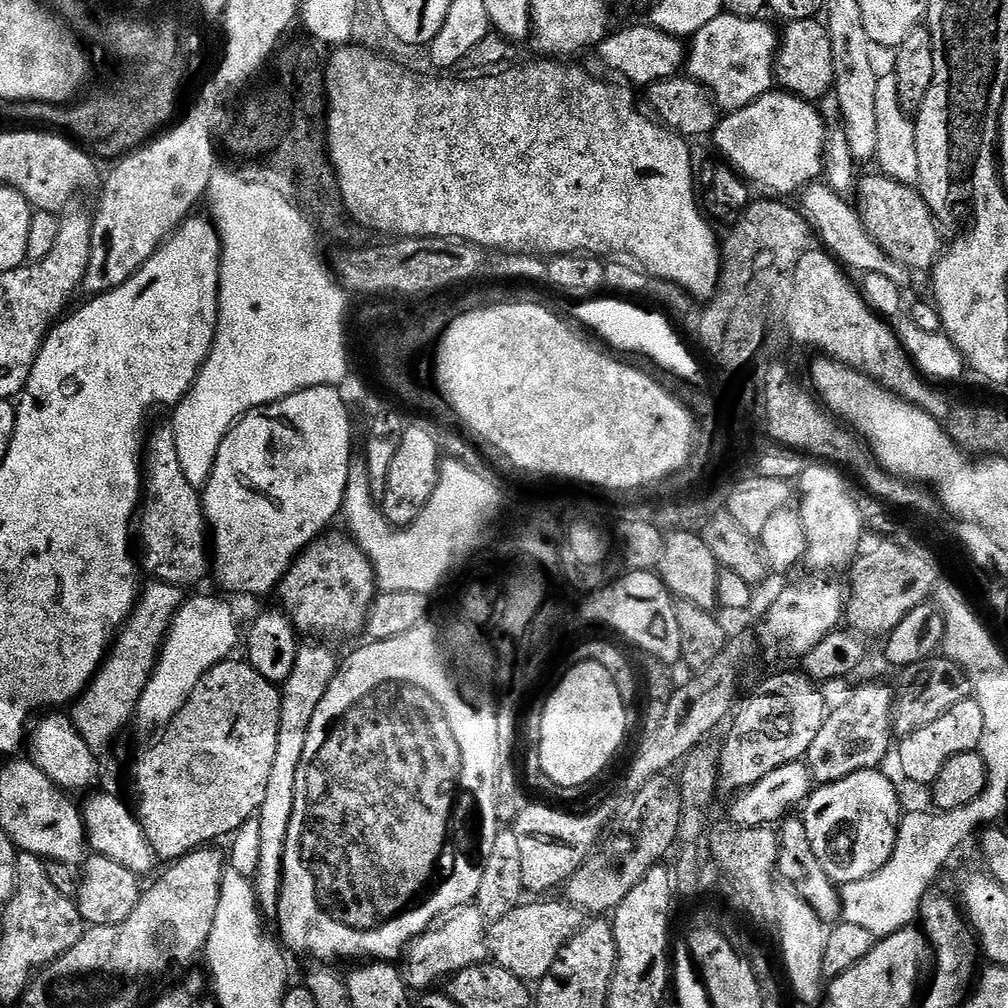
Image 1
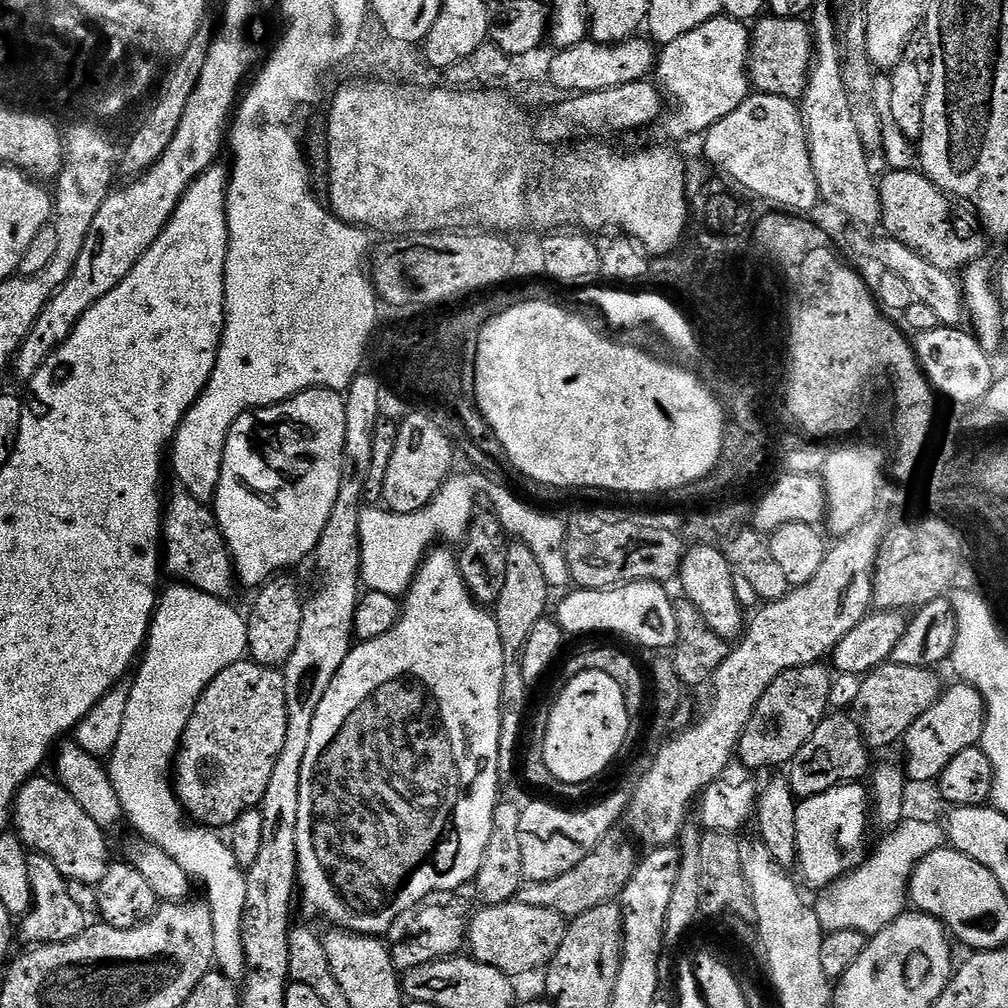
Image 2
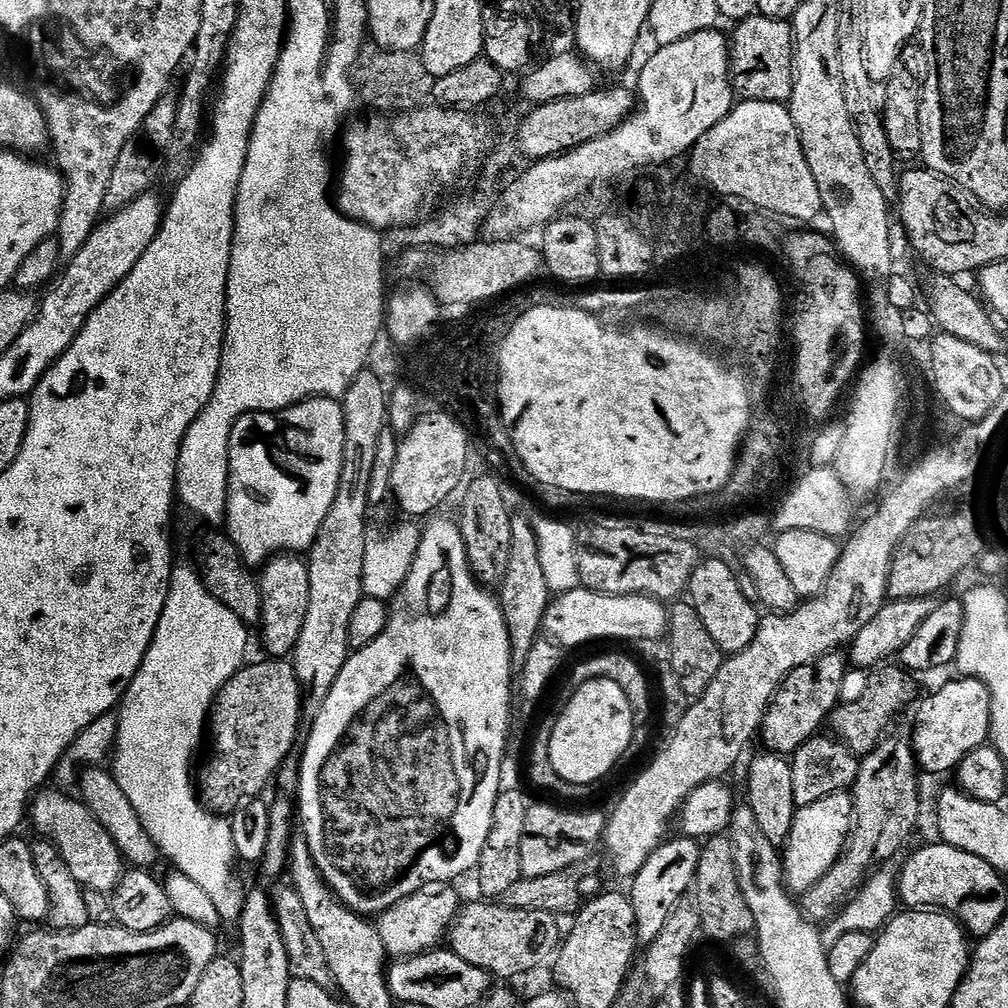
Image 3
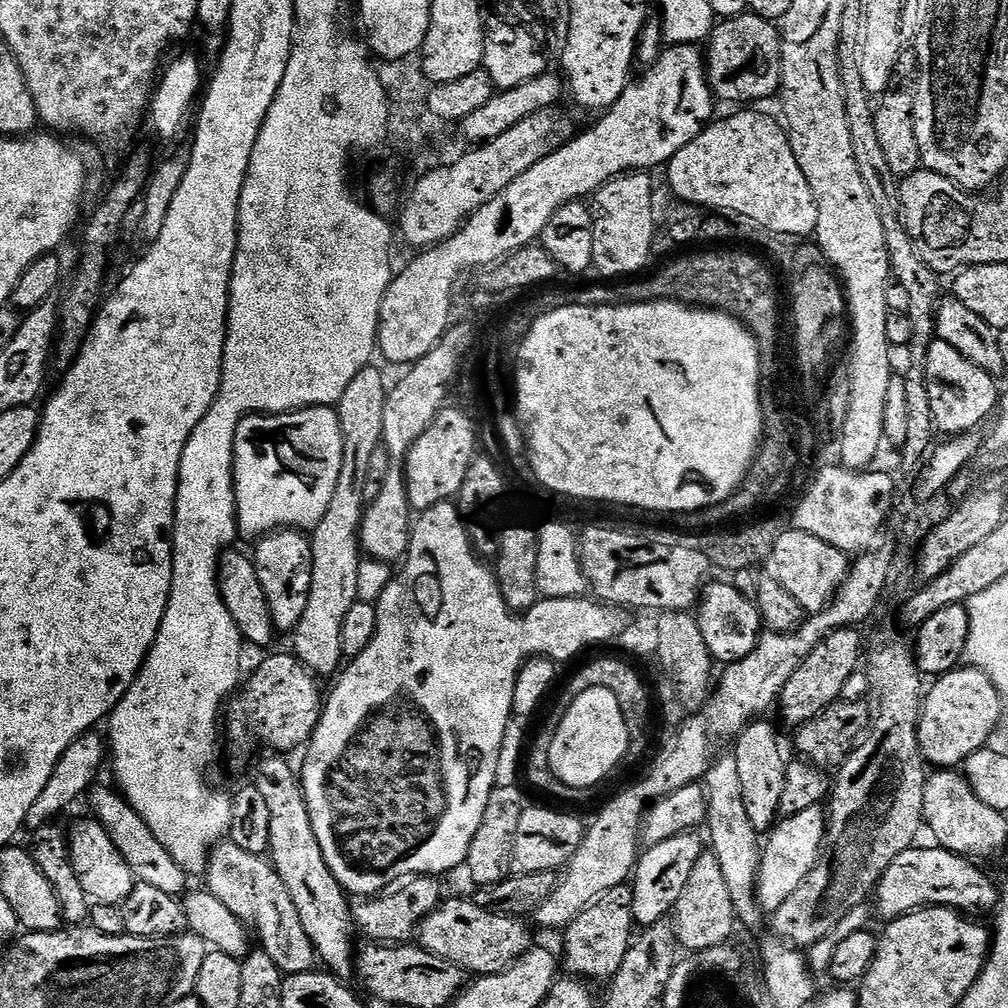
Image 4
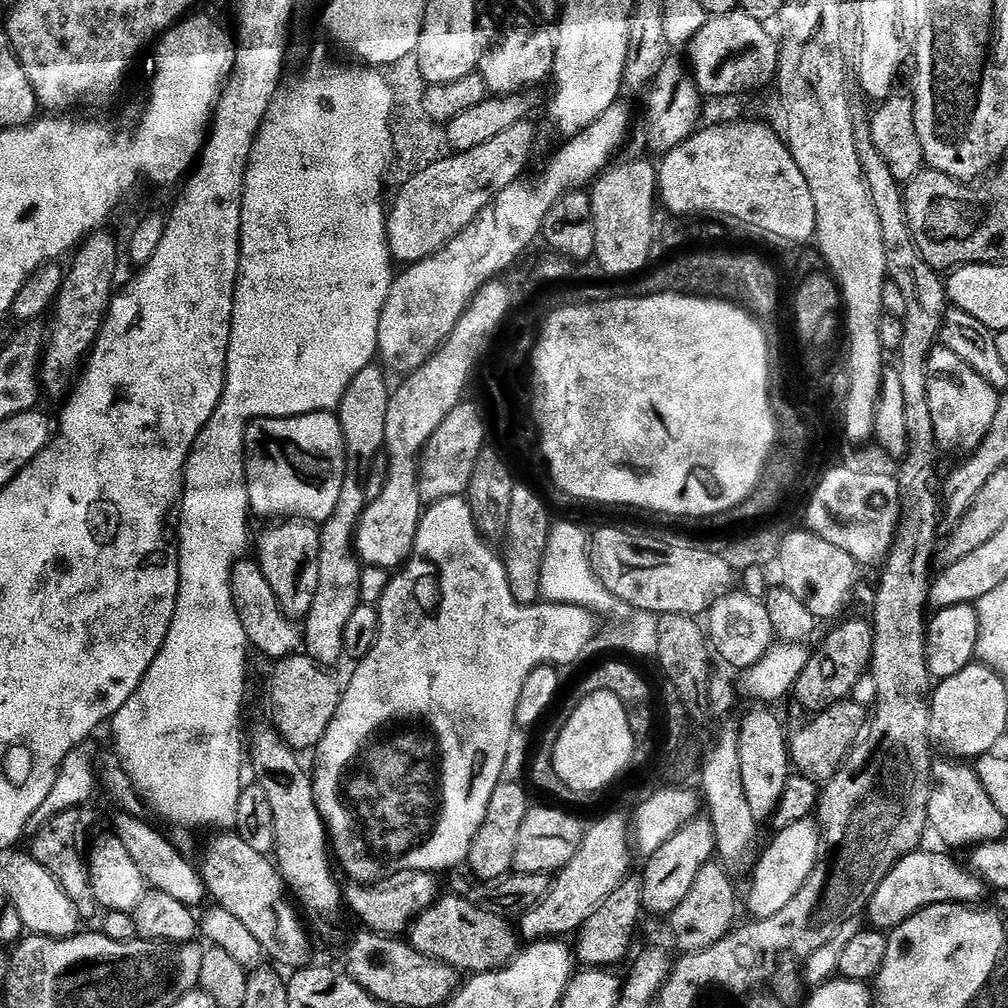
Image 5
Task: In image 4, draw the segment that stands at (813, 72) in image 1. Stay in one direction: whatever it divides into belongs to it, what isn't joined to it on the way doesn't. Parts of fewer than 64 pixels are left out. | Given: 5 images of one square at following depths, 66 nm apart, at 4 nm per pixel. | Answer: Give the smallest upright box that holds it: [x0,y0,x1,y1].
[705,12,781,102]

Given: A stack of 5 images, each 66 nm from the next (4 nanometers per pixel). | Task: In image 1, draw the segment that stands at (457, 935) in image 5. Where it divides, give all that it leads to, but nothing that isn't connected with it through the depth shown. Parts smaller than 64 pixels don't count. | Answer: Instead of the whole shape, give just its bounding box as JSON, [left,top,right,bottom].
[490,900,586,982]

